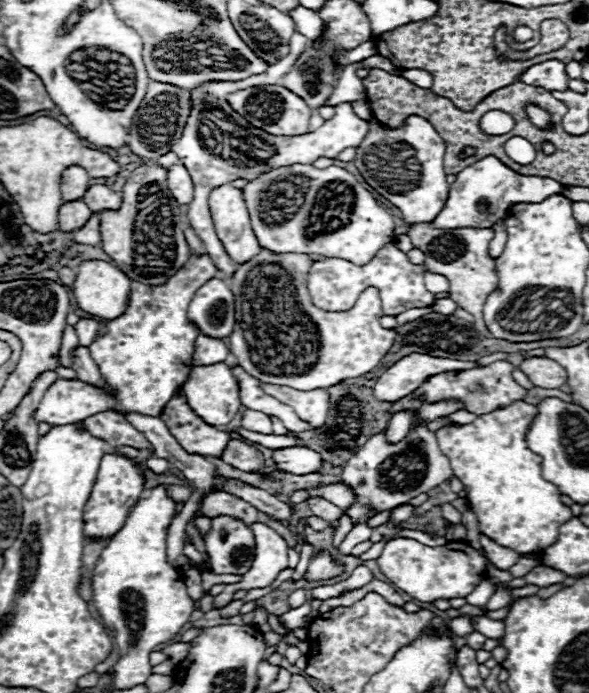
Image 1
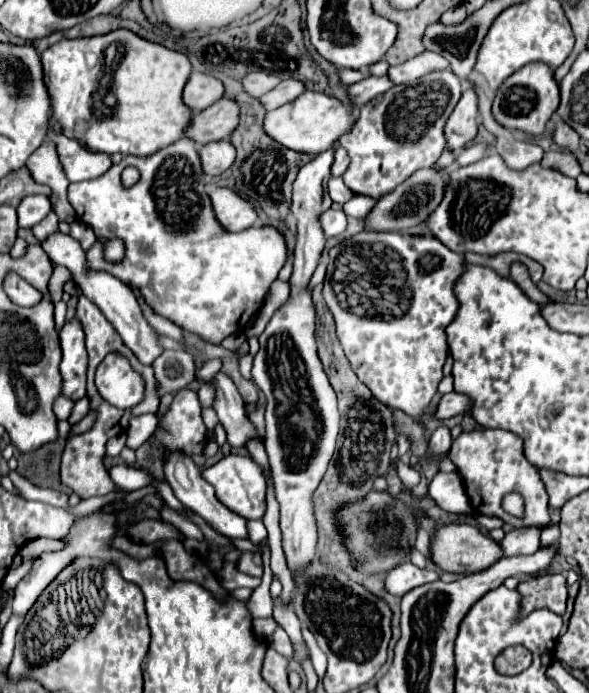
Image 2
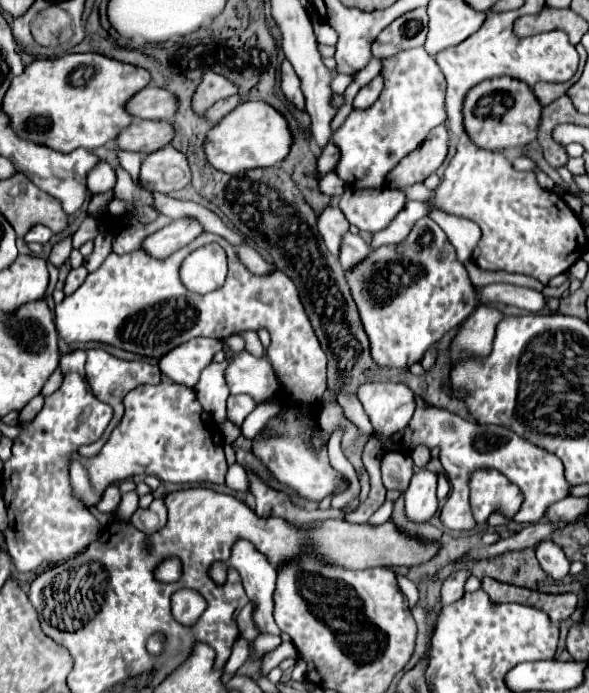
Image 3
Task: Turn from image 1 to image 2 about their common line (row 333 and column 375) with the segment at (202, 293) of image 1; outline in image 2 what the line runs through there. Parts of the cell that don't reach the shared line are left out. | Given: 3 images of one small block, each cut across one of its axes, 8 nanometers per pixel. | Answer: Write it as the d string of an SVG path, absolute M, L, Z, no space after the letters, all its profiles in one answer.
M438 166L422 168L414 172L408 180L398 184L392 192L380 196L374 208L370 210L370 214L362 218L362 224L366 230L374 230L374 232L400 232L400 230L408 230L418 224L424 224L430 218L430 214L438 208L438 204L442 202L446 186L448 186L446 170Z

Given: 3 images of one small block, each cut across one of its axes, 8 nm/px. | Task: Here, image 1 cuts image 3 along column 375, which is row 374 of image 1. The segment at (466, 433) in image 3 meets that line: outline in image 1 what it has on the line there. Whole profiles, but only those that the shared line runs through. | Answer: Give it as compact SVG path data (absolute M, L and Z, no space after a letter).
M494 362L484 368L472 368L469 370L458 370L458 372L442 372L426 380L416 394L426 394L426 402L436 402L440 398L458 398L468 404L468 412L474 414L486 414L496 410L498 406L508 406L516 400L522 400L526 396L526 390L512 378L512 370L516 366L510 362Z

